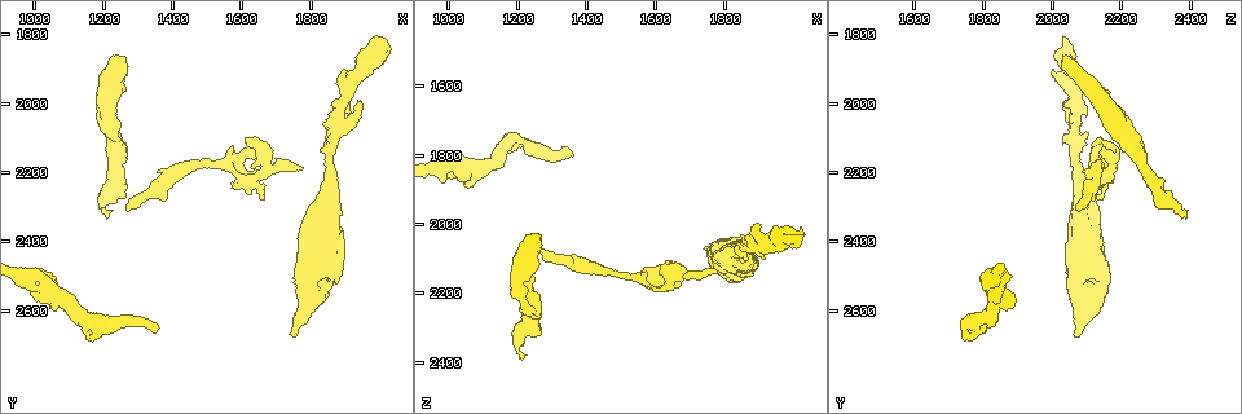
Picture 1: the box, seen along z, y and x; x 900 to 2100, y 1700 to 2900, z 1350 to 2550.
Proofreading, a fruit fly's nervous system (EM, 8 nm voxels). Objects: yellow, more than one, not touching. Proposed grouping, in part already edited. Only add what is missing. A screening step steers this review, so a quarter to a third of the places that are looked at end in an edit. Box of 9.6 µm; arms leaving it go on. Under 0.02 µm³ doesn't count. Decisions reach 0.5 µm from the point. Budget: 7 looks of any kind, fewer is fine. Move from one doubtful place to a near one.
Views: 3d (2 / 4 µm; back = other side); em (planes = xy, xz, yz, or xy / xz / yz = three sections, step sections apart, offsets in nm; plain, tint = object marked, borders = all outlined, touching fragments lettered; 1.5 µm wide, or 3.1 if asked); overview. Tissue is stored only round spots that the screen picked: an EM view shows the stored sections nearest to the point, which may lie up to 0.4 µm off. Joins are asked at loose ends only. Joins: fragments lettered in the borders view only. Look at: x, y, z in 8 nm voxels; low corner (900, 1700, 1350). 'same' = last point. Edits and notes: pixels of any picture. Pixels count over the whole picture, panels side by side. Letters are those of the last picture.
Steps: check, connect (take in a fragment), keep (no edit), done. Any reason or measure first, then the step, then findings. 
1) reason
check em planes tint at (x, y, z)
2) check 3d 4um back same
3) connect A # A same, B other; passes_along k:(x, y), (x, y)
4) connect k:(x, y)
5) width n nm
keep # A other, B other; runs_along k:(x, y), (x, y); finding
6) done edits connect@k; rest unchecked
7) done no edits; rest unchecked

free end
check em planes borders at (1350, 2650, 1790)

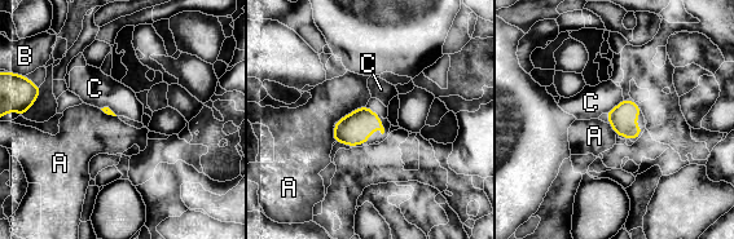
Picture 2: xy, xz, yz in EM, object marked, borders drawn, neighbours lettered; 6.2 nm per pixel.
keep # A other, B other, C other; border 2:(623, 98), (605, 113); none of them fits

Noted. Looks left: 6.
an open end
check 3d 2um at (1950, 2000, 2030)

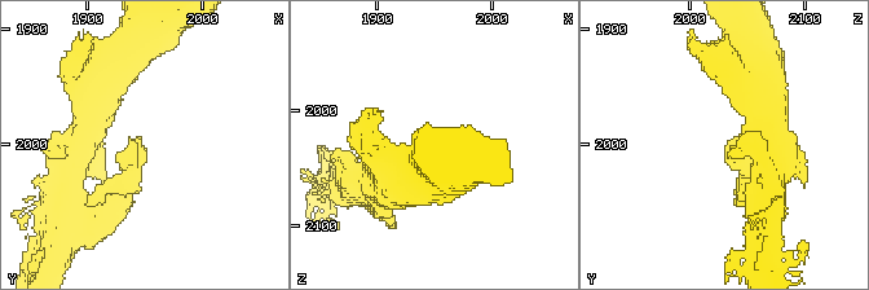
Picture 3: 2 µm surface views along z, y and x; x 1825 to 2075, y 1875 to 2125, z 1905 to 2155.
check em xy step 4 tint at (1940, 1994, 2032)

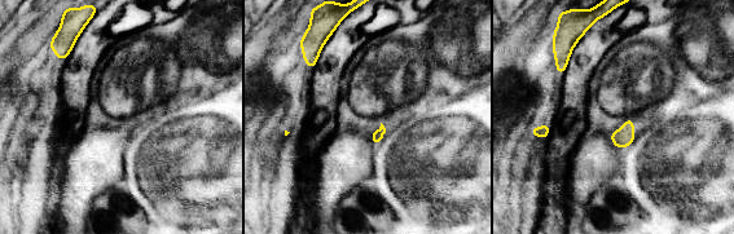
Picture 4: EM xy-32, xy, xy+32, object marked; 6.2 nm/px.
another direction
check em xz step 8 borders same

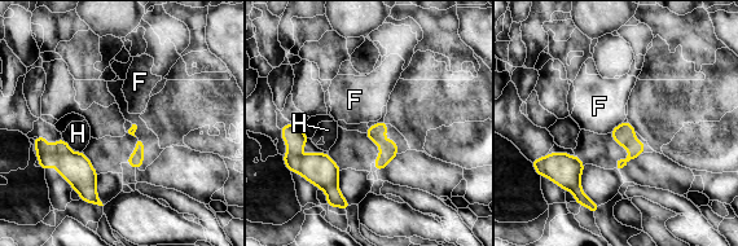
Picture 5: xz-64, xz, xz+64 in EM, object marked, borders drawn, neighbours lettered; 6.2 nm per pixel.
keep # F other, H other; border 5:(623, 121), (609, 132); none of them fits

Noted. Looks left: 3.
free end
check 3d 2um at (1780, 2190, 2140)

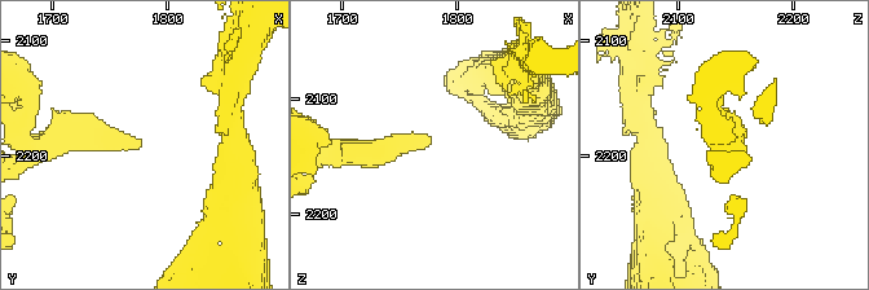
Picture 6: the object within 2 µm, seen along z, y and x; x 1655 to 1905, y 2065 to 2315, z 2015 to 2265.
check em yz step 8 borders at (1780, 2190, 2132)

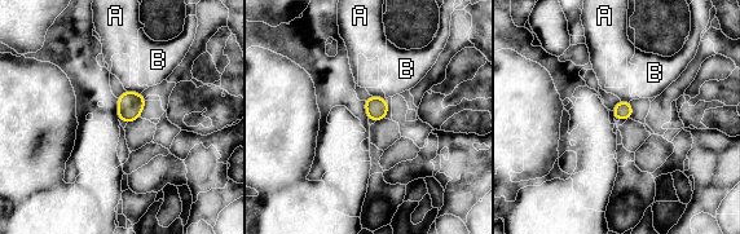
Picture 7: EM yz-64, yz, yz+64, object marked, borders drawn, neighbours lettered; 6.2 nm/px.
width 110 nm
keep # A other, B other; border 7:(126, 89), (140, 93); no lettered fragment goes on from it

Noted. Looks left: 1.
done no edits; rest unchecked

